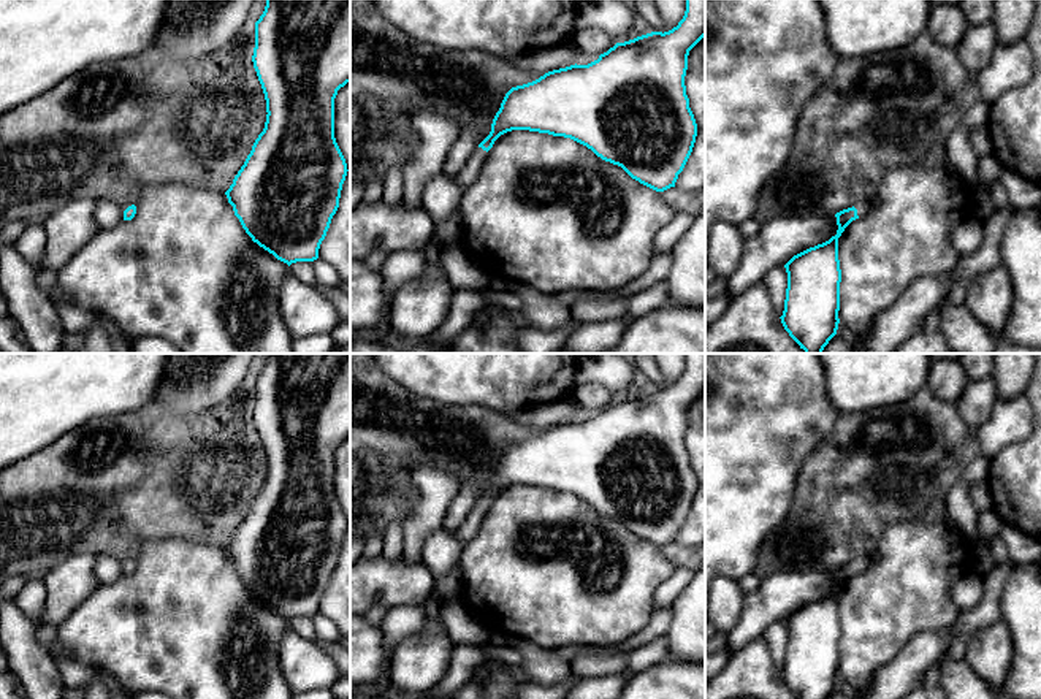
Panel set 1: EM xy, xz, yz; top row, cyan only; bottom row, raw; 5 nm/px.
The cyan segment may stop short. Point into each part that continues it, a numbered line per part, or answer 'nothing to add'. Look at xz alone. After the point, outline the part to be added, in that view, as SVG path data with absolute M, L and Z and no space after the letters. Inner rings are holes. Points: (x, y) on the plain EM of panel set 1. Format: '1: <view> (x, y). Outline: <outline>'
1: xz (466, 531). Outline: M477 501L472 510L467 514L466 520L463 521L463 525L456 529L456 536L463 544L469 542L475 536L486 509L486 506Z

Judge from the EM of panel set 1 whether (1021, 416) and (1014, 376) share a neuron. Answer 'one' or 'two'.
two

